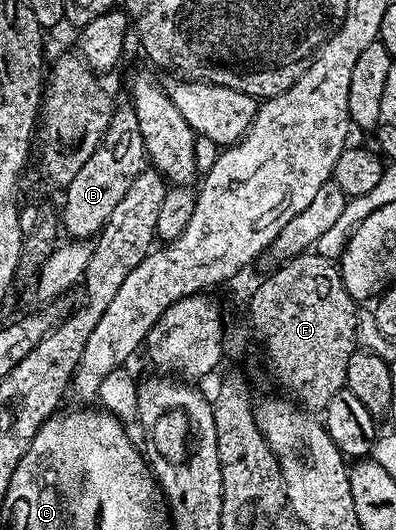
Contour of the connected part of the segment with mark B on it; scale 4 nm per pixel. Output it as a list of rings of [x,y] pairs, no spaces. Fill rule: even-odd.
[[[123,96],[116,101],[111,122],[95,148],[94,154],[86,165],[75,174],[63,196],[65,202],[61,206],[61,226],[72,239],[90,239],[96,237],[109,218],[127,189],[131,187],[138,174],[147,164],[143,134],[140,133],[139,118],[135,115],[134,106],[128,97]]]

